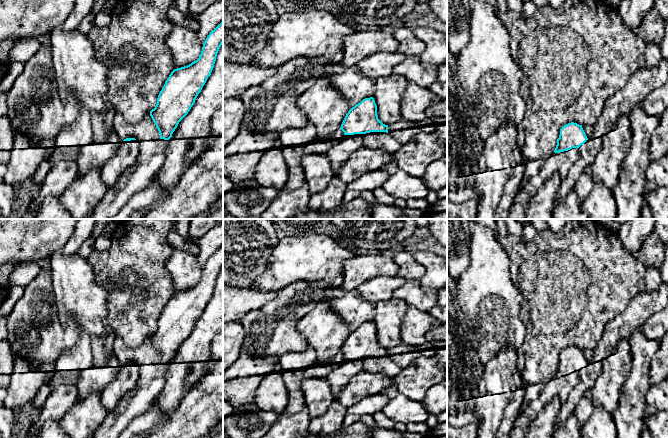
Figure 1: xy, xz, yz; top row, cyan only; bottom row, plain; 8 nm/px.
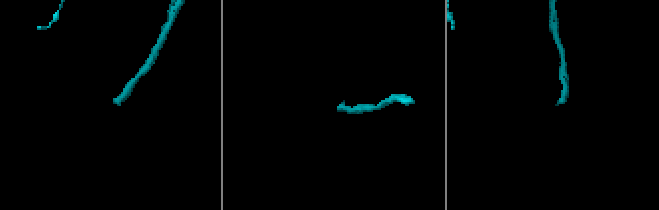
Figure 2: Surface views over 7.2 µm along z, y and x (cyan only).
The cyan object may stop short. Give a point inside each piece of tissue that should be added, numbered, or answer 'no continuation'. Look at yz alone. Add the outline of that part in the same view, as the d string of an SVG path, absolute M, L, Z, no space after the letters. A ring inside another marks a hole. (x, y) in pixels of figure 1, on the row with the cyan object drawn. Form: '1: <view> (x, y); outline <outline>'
1: yz (560, 163); outline M572 148L559 153L553 152L547 157L540 167L539 173L527 180L517 192L509 210L508 219L525 219L529 202L537 190L554 174L557 174L561 181L565 179L568 171L579 157L579 148Z

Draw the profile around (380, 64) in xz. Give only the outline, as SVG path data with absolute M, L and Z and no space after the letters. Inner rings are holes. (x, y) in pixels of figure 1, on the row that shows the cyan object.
M377 52L363 58L358 67L360 71L371 79L380 79L392 75L394 67L404 61L407 56L400 52Z

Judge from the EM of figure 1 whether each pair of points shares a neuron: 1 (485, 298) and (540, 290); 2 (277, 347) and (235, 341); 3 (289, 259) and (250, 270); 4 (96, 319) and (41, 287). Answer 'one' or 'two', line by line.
1: two
2: two
3: two
4: two

